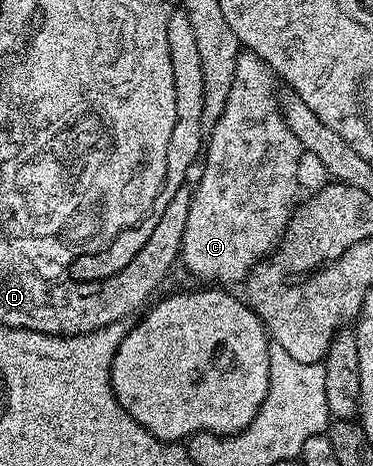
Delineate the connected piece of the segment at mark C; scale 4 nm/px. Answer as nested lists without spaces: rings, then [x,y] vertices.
[[[242,51],[237,56],[235,63],[235,83],[231,83],[231,95],[227,95],[227,103],[223,107],[223,111],[217,116],[217,120],[212,122],[211,128],[207,133],[207,146],[204,150],[203,165],[205,161],[205,171],[201,175],[201,182],[195,185],[193,189],[193,198],[191,199],[191,207],[187,211],[187,227],[183,231],[183,243],[181,244],[180,264],[186,265],[191,272],[197,277],[202,277],[202,282],[216,283],[221,287],[237,287],[237,285],[246,280],[263,261],[266,260],[280,246],[283,238],[286,236],[285,228],[289,225],[289,216],[293,213],[293,204],[297,201],[297,193],[299,194],[299,186],[296,181],[298,174],[298,162],[302,153],[302,147],[299,139],[295,139],[291,127],[287,127],[287,119],[281,113],[282,102],[277,101],[277,85],[278,78],[273,72],[273,68],[266,61],[259,59],[259,55]]]

